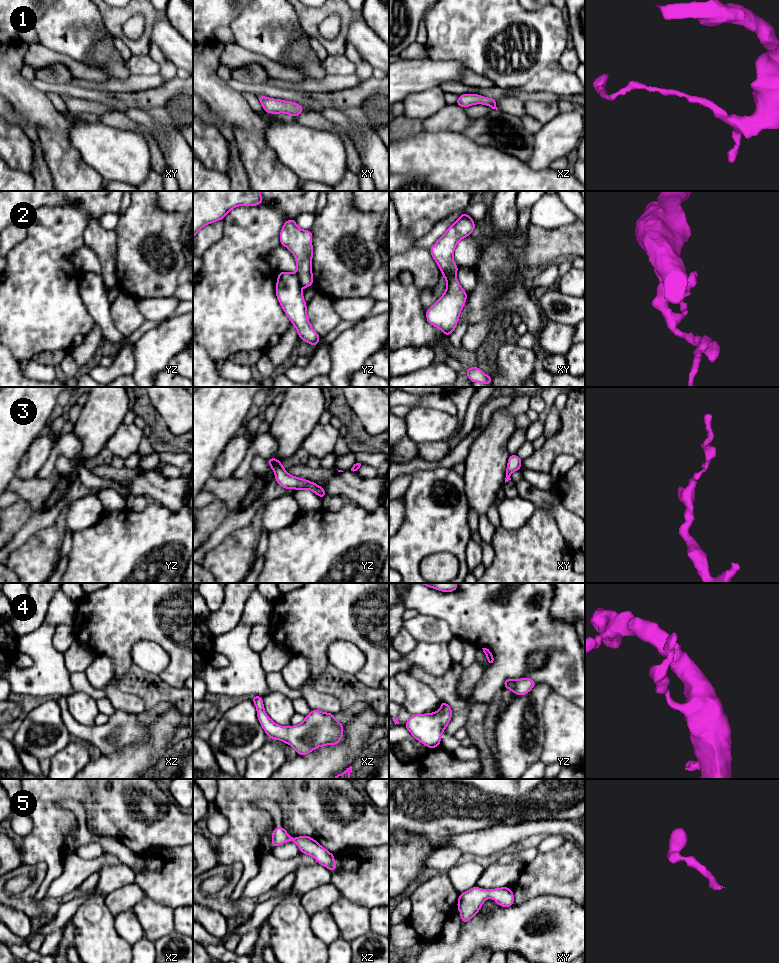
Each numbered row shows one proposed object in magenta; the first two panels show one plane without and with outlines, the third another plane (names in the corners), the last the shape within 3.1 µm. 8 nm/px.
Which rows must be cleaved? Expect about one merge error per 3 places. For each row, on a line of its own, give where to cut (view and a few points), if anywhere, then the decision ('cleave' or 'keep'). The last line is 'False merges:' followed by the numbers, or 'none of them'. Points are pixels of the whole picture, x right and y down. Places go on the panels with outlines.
1: cut none; keep
2: cut yz (296, 273), (302, 285); cleave
3: cut none; keep
4: cut none; keep
5: cut none; keep
False merges: 2

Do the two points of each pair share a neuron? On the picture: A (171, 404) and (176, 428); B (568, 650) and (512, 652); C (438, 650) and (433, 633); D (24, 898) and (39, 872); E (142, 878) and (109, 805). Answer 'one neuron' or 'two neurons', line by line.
A: one neuron
B: one neuron
C: two neurons
D: one neuron
E: two neurons

